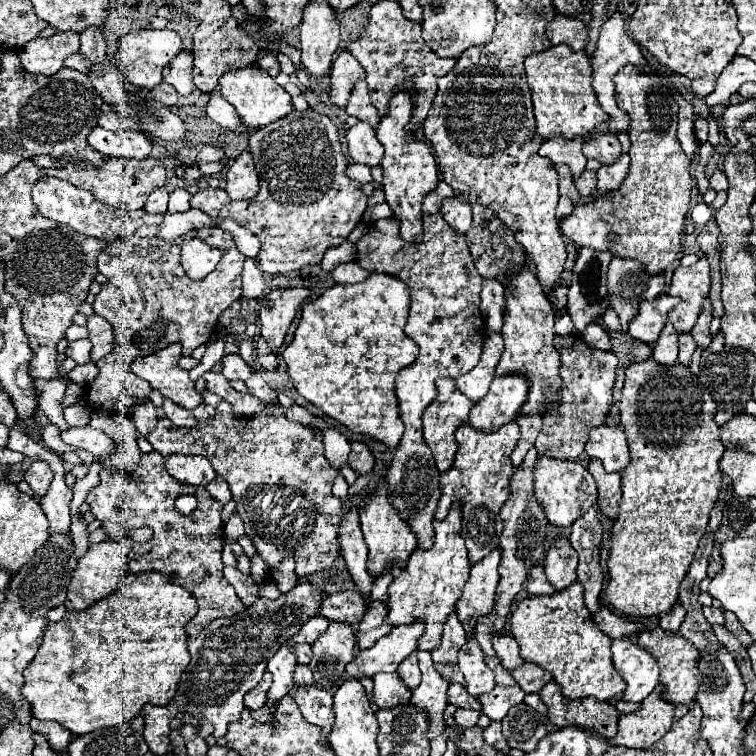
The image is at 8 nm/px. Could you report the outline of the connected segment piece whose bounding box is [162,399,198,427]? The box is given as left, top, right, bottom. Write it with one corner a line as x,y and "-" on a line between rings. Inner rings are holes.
170,399
164,401
164,407
162,407
162,409
164,409
166,417
168,417
174,425
178,425
178,427
194,427
194,425
198,423
192,411
188,411
188,409
176,405
176,403
170,401

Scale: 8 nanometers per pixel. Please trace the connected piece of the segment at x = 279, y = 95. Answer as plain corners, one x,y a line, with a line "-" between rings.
258,65
244,67
244,69
234,69
234,71
228,71
226,75
222,75
220,77
220,93
228,103
234,105
242,123
250,129
266,127
268,123
274,123
280,117
286,117
294,109
292,101
290,101
290,95

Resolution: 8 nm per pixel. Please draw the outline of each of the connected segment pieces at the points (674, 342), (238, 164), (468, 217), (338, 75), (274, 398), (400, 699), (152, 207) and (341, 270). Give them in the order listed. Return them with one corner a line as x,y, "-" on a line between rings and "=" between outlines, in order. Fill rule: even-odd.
666,323
658,341
652,347
652,357
662,365
674,365
678,359
678,333
676,329
=
244,151
226,173
226,193
230,199
248,201
258,195
260,181
254,169
254,159
248,151
=
458,197
444,199
440,209
444,221
460,235
466,235
472,225
472,207
466,205
466,201
460,201
=
346,51
338,53
338,57
332,65
332,71
330,71
330,101
336,107
344,109
354,85
358,81
362,81
364,77
366,77
364,69
360,67
360,63
354,57
350,57
350,53
346,53
=
254,373
254,375
246,381
246,389
248,389
250,395
258,397
258,399
260,399
262,403
266,403
266,405
274,405
274,403
278,403
278,395
276,395
276,391
270,389
268,383
266,383
258,373
=
378,673
374,677
374,701
380,709
408,705
412,691
400,681
396,673
=
156,189
154,193
150,193
150,197
144,205
144,211
150,213
150,215
154,215
154,213
164,215
166,207
168,207
168,191
166,189
=
344,263
338,269
332,271
332,277
336,283
360,283
366,277
370,277
370,271
362,269
358,263

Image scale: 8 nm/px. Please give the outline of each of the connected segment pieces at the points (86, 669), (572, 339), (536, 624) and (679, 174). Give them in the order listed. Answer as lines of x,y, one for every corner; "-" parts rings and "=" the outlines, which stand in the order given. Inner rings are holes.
158,571
128,573
110,597
76,613
66,611
60,623
50,623
44,641
26,667
24,697
38,719
54,719
74,735
86,735
94,729
114,727
132,721
146,703
168,705
178,689
178,681
190,663
186,623
196,615
198,603
184,587
174,585
=
580,335
556,337
556,347
562,362
562,403
554,413
546,413
544,427
538,433
536,449
540,455
552,459
578,459
588,441
588,431
592,427
604,425
608,409
612,405
612,387
618,367
618,357
612,351
598,351
584,343
=
578,581
554,595
524,597
512,613
510,623
522,657
550,669
554,681
562,687
564,697
582,699
592,695
610,701
626,689
626,681
612,665
612,639
592,621
592,615
584,605
584,587
=
626,65
614,77
616,83
616,103
618,107
628,113
630,117
630,173
622,183
620,191
612,197
598,197
586,205
578,205
572,215
560,221
562,235
570,237
576,245
586,245
598,251
610,249
616,257
636,259
644,263
652,273
662,273
666,267
672,265
680,251
680,235
684,229
684,219
688,213
690,191
692,191
692,177
690,177
690,159
680,149
680,141
676,139
676,125
678,125
678,103
674,101
672,87
666,83
662,73
652,71
654,75
642,73
640,67

